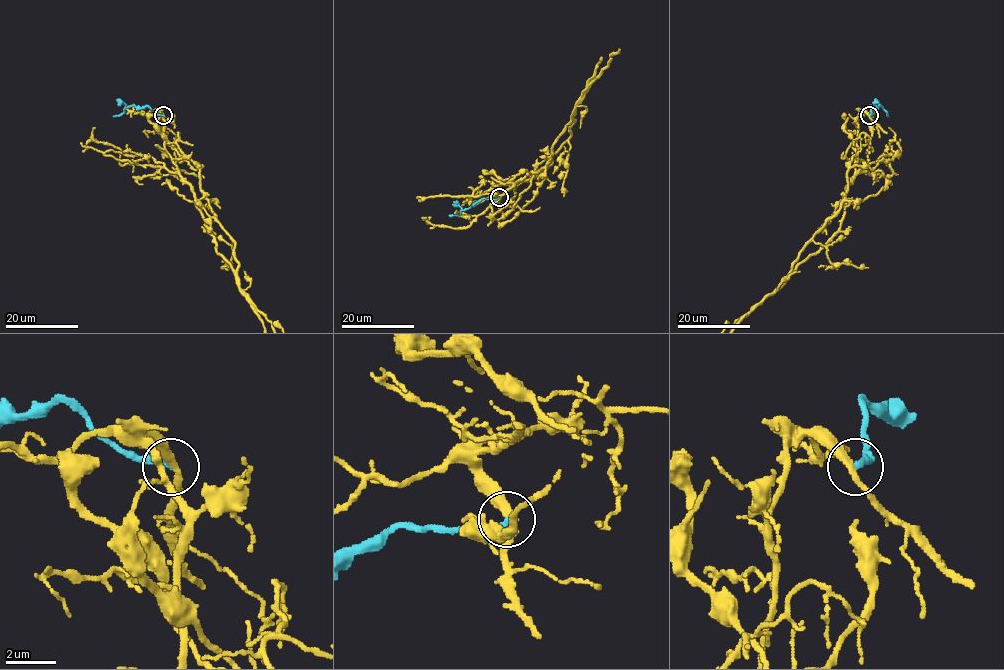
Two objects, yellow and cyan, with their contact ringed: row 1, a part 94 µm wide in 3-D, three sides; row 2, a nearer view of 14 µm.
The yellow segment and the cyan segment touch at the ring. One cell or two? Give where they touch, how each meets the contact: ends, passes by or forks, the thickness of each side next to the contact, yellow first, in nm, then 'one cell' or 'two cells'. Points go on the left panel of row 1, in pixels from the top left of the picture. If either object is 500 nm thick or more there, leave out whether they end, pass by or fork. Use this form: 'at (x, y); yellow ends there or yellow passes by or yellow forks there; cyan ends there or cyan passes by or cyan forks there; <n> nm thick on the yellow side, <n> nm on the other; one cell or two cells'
at (163, 115); yellow passes by; cyan ends there; 280 nm thick on the yellow side, 200 nm on the other; two cells

